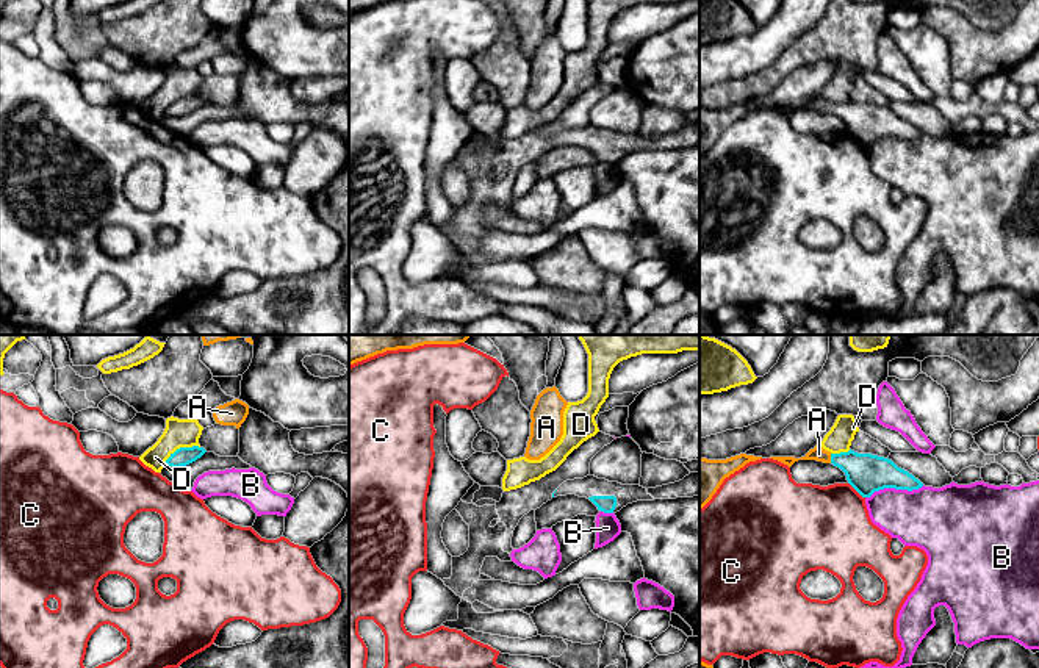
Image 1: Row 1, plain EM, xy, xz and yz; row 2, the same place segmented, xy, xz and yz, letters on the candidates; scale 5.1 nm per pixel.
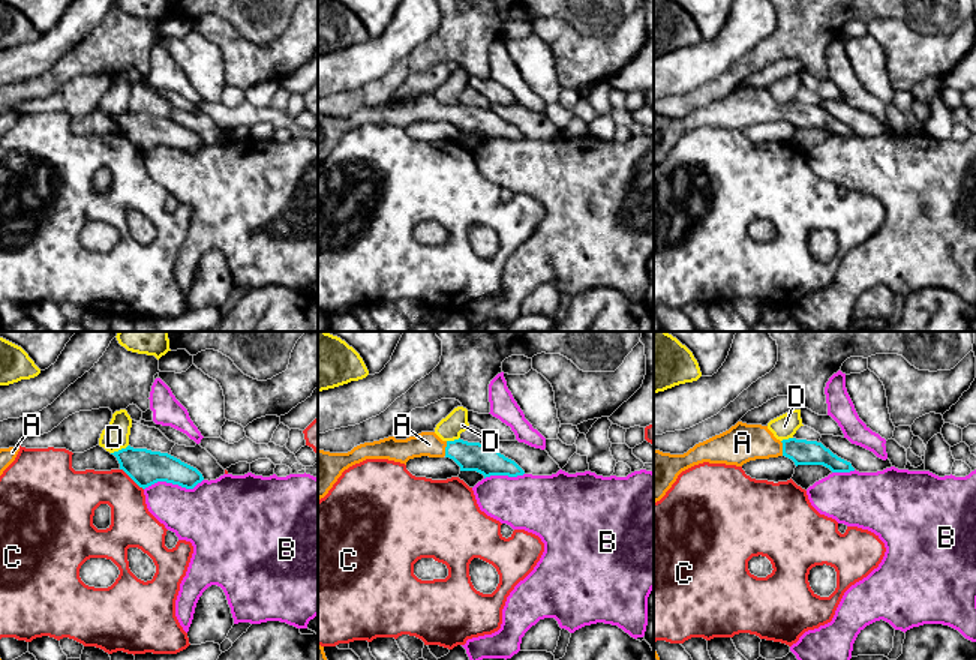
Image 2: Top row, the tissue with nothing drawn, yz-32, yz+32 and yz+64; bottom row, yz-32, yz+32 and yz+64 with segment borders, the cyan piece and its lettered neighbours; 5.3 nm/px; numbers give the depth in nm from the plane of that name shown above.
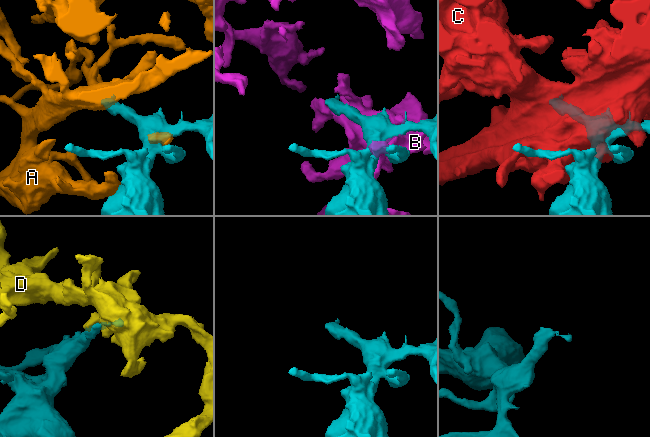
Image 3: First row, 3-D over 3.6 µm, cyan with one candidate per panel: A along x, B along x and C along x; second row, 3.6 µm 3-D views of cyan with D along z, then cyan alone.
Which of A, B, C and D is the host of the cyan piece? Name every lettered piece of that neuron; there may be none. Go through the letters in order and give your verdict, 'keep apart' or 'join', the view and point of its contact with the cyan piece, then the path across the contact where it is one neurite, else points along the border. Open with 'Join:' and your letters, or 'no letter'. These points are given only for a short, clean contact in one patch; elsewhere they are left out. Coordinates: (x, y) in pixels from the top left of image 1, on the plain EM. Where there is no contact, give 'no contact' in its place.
Join: A
A: join; contact yz (831, 108)
B: keep apart; contact yz (894, 136)
C: keep apart; contact yz (856, 140)
D: keep apart; contact xy (180, 97)

